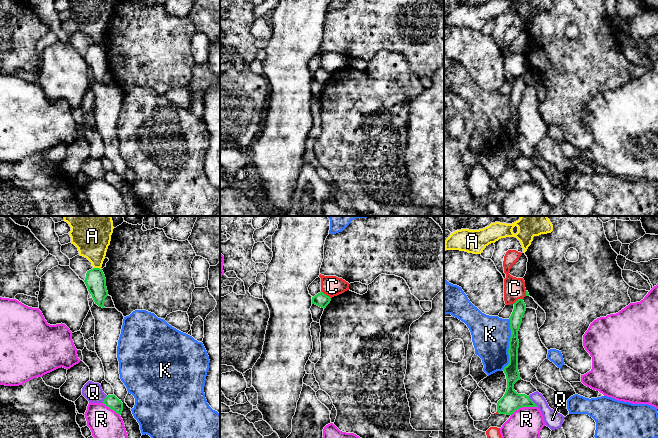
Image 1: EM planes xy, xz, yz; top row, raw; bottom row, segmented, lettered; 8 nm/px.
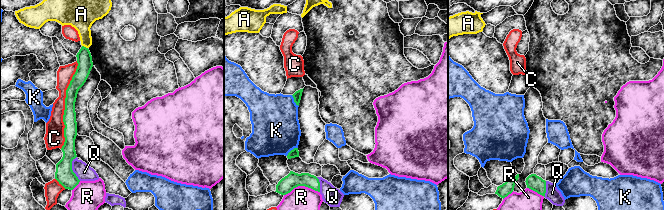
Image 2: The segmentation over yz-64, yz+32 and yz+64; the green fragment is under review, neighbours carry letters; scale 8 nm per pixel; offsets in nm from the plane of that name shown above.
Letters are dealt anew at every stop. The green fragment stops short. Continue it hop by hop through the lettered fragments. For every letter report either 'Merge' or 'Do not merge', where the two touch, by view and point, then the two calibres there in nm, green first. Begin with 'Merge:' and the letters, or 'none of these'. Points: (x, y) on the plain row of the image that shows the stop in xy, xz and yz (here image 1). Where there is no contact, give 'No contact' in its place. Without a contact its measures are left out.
Merge: none of these
A: Do not merge. Touches green at xy (97, 44). Thickness 170 nm (green) against 280 nm
C: Do not merge. Touches green at xz (325, 70). Thickness 110 nm (green) against 160 nm
K: Do not merge. Touches green at yz (509, 120). Thickness 110 nm (green) against 300 nm
Q: Do not merge. Touches green at yz (532, 177). Thickness 160 nm (green) against 140 nm
R: Do not merge. Touches green at yz (523, 182). Thickness 160 nm (green) against 300 nm

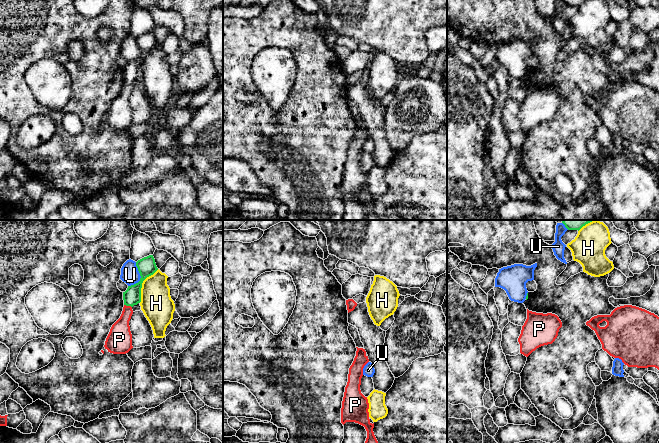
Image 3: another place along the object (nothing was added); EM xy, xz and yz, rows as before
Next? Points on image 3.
Merge: P
H: Do not merge. Touches green at xy (141, 60). Thickness 150 nm (green) against 260 nm
P: Merge. Touches green at xy (128, 81). Thickness 140 nm (green) against 180 nm
U: Do not merge. Touches green at xy (141, 53). Thickness 150 nm (green) against 150 nm

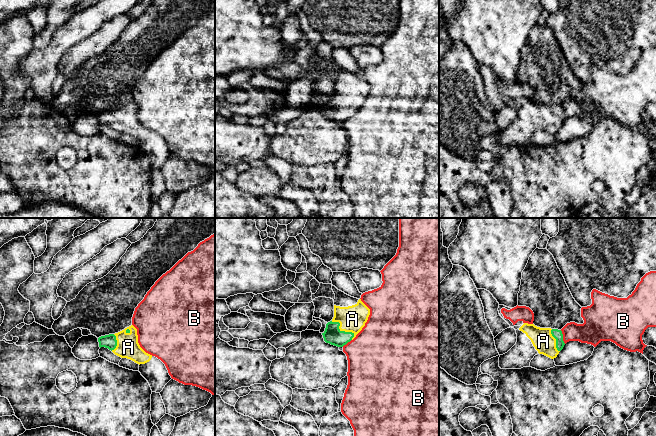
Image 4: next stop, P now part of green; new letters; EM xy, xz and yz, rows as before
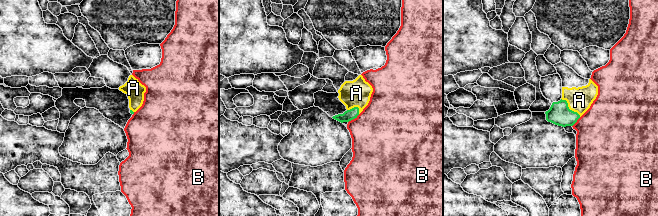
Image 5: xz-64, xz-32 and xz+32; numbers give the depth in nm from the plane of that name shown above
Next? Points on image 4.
Merge: A
A: Merge. Touches green at xz (342, 107). Thickness 140 nm (green) against 200 nm
B: Do not merge. Touches green at yz (562, 113). Thickness 80 nm (green) against 200 nm

